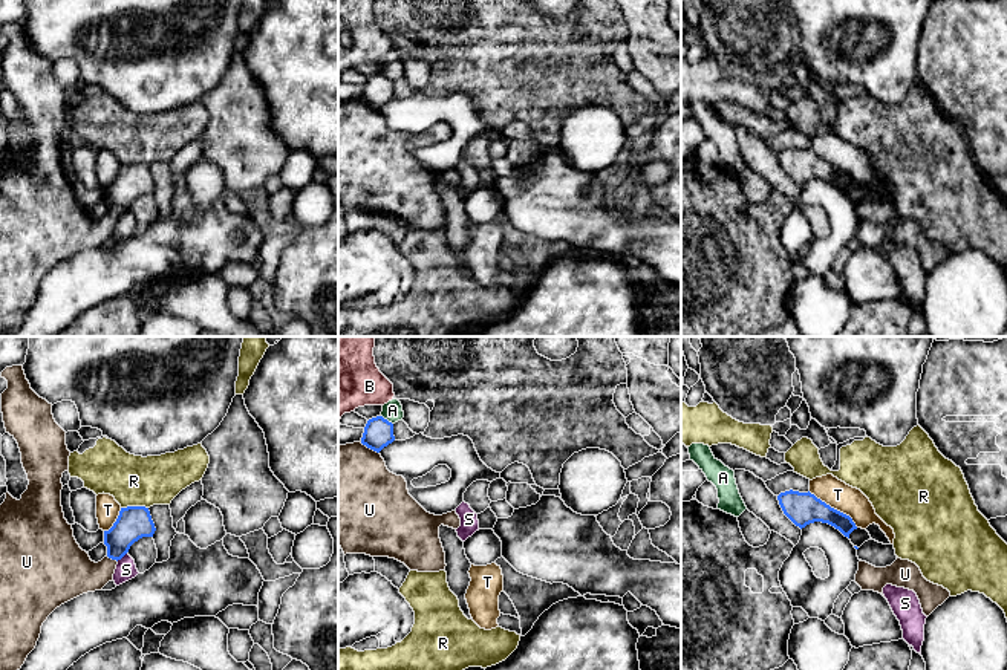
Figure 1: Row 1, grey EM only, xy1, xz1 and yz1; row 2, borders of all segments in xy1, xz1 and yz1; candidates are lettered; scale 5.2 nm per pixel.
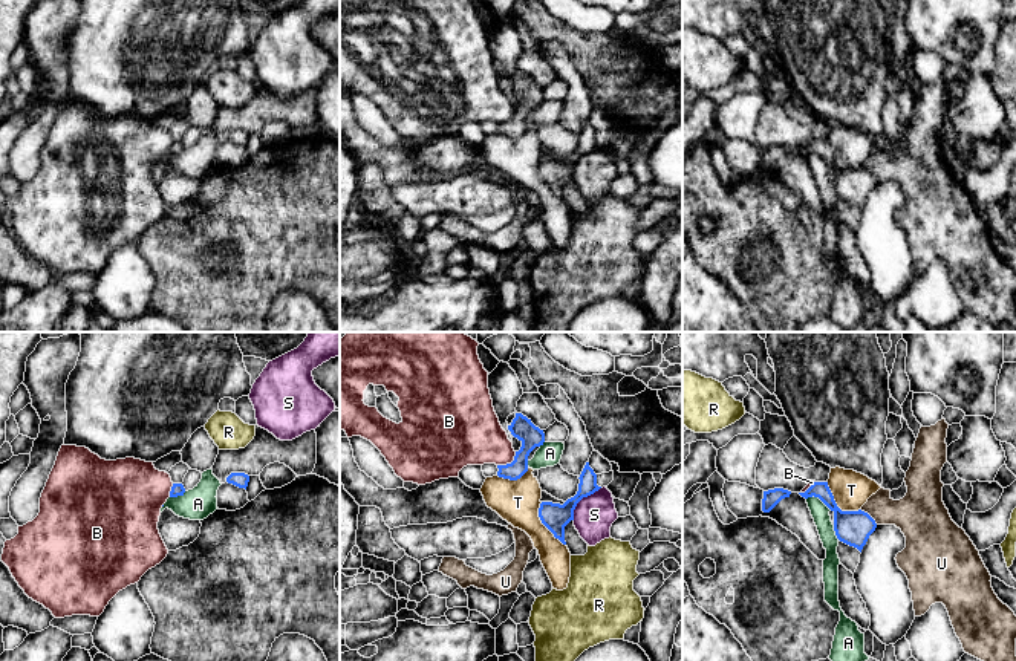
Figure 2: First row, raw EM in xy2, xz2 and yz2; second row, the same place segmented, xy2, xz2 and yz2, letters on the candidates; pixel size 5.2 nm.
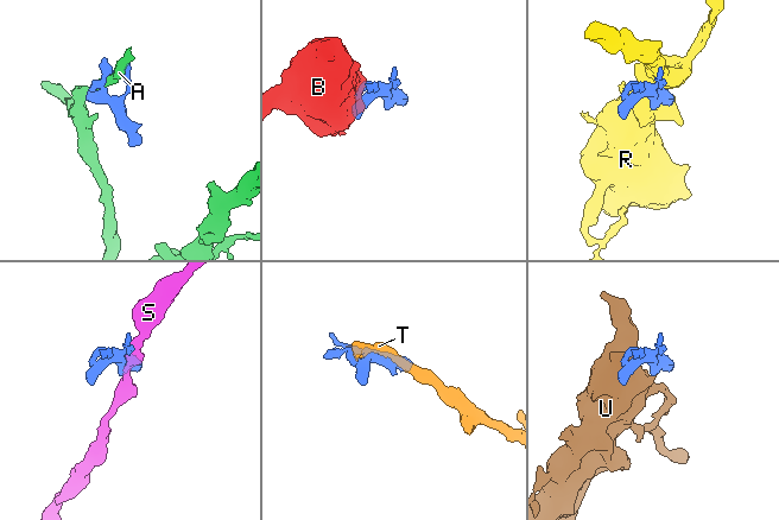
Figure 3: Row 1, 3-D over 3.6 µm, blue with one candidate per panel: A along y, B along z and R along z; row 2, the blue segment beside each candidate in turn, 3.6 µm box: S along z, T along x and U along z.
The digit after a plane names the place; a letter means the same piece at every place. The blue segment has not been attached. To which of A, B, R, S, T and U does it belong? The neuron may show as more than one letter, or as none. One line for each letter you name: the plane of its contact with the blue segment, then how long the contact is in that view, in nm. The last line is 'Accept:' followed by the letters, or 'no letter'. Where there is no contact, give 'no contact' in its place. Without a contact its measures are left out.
U: contact in xz1; length 120 nm
Accept: U

